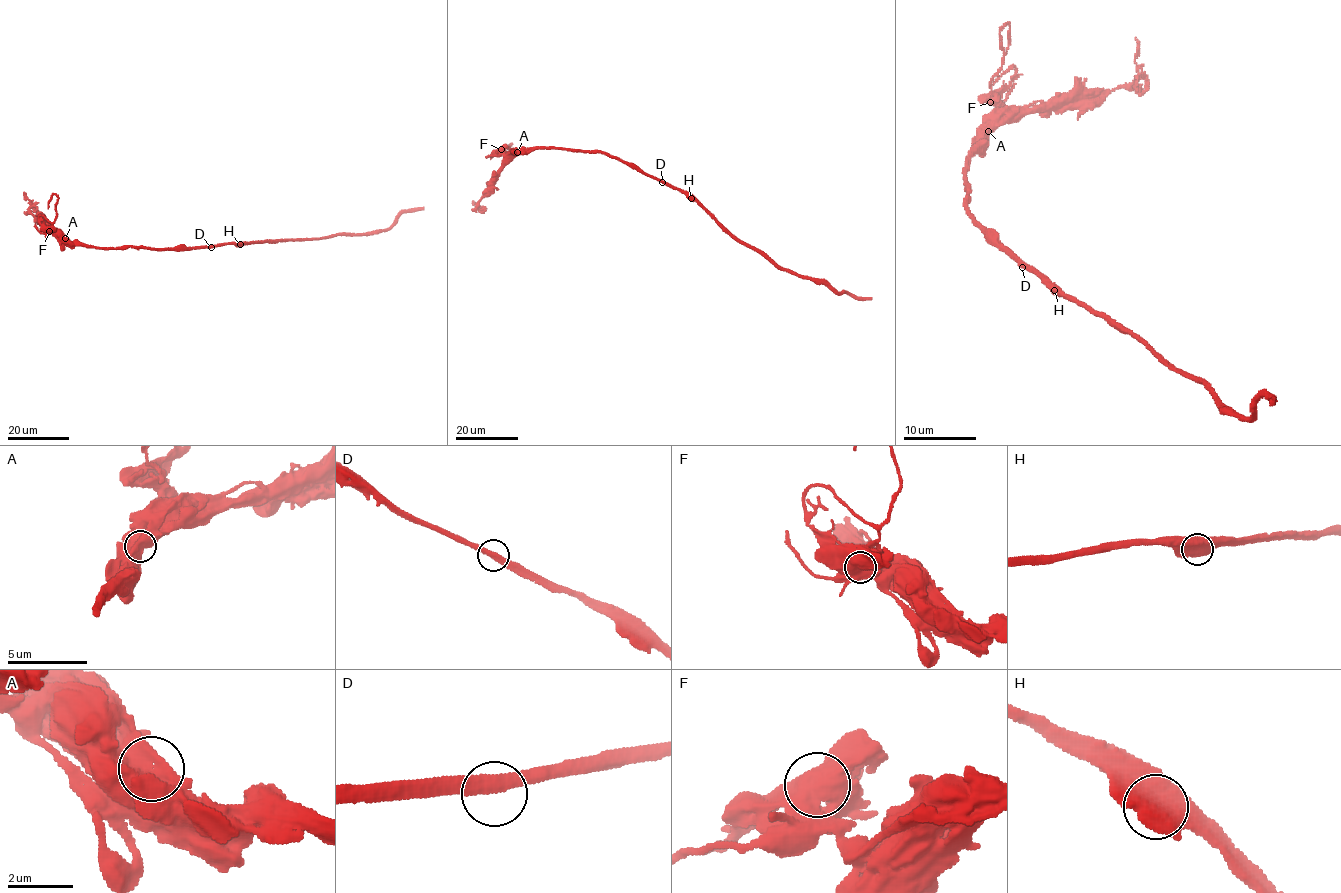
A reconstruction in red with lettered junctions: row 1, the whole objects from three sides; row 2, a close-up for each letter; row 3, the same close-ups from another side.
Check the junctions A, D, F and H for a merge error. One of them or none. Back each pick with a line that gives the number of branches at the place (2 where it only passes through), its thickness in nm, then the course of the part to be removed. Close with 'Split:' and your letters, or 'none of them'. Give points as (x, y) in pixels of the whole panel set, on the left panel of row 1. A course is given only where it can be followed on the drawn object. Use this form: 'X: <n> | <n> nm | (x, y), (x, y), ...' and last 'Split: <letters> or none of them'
A: 1 | 1000 nm | (65, 239), (36, 219), (29, 209), (30, 203), (23, 192)
Split: A

